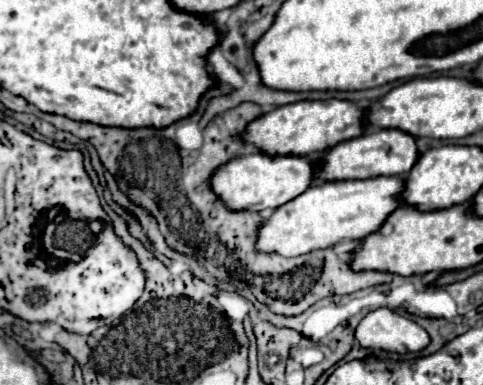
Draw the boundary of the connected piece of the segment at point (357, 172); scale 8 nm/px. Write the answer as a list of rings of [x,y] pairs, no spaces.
[[[380,128],[372,134],[362,134],[354,140],[346,140],[342,144],[336,144],[336,148],[330,148],[326,152],[324,168],[320,168],[320,176],[316,176],[318,182],[322,180],[352,180],[352,178],[376,178],[376,176],[406,176],[416,160],[420,156],[420,150],[416,146],[416,138],[408,132],[402,132],[398,128]]]

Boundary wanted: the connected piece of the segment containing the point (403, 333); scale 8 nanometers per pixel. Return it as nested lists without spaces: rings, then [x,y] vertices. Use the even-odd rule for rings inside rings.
[[[378,308],[378,310],[372,310],[368,312],[360,324],[356,326],[356,340],[362,348],[378,348],[378,350],[390,350],[390,352],[398,352],[398,354],[404,354],[406,350],[408,352],[420,352],[422,348],[426,348],[430,344],[430,338],[428,338],[428,332],[424,328],[420,328],[414,320],[410,318],[404,318],[400,314],[396,314],[394,310],[390,308]]]

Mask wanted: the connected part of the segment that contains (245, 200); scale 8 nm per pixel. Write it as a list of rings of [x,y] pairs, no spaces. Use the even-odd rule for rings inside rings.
[[[256,152],[224,164],[224,168],[220,168],[216,176],[212,176],[212,188],[232,210],[262,212],[268,208],[280,208],[282,204],[306,192],[314,182],[316,168],[320,168],[320,162],[308,160],[304,156],[270,156],[264,152]]]

